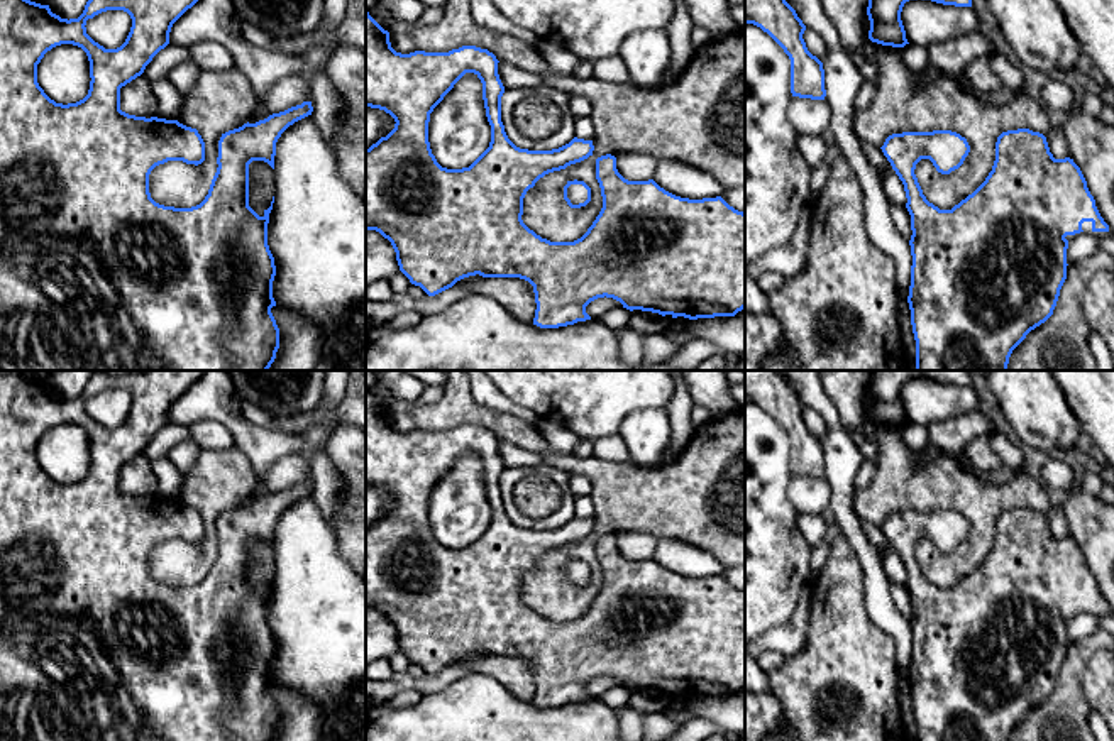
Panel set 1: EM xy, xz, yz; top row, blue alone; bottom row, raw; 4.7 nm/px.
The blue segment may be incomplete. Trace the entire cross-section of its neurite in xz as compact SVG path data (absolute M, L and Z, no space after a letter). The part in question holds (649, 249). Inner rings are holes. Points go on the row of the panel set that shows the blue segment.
M366 12L366 107L379 108L394 118L394 129L366 149L366 232L376 230L396 252L400 271L411 284L435 296L469 276L520 277L533 286L535 318L540 328L559 328L591 320L586 306L598 298L613 298L623 308L652 311L689 320L735 316L745 308L745 213L730 206L721 196L689 200L660 188L654 179L628 181L616 169L611 154L596 159L596 179L603 208L587 232L574 242L550 242L530 230L523 220L523 198L549 173L565 169L593 156L593 140L574 137L552 151L516 147L501 122L505 86L498 74L498 59L488 49L462 46L449 52L396 52L384 30ZM474 73L483 83L486 117L491 125L489 147L462 169L442 167L432 154L428 122L433 108L466 74Z

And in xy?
M0 0L0 370L267 370L274 362L276 352L279 349L279 328L271 313L271 308L276 306L276 301L273 298L273 281L276 276L276 266L274 266L274 257L267 245L267 223L269 223L269 213L273 210L274 196L273 196L271 206L264 210L262 217L259 217L249 206L249 164L252 161L264 161L274 169L278 139L290 125L312 115L313 112L312 102L303 102L301 105L291 107L279 113L273 113L267 118L259 120L256 124L247 122L239 129L222 134L218 140L218 157L217 157L218 167L212 179L208 195L200 205L191 208L174 208L174 206L164 206L156 203L149 193L149 174L156 166L164 164L168 161L183 161L186 164L195 164L195 166L201 164L205 161L205 142L198 134L198 130L186 127L178 120L166 120L157 117L151 117L151 118L135 117L120 110L120 88L144 73L146 66L152 61L152 58L169 44L169 32L173 24L196 2L198 0L88 0L83 14L78 19L68 20L52 14L49 5L41 5L30 0ZM107 10L124 10L132 19L132 27L129 36L125 42L117 49L105 49L86 34L86 27L85 27L86 20ZM61 44L73 44L81 47L86 52L90 61L91 81L90 81L88 95L83 100L76 103L68 103L68 105L56 103L54 100L51 100L37 83L37 64L41 63L41 59L47 51Z

